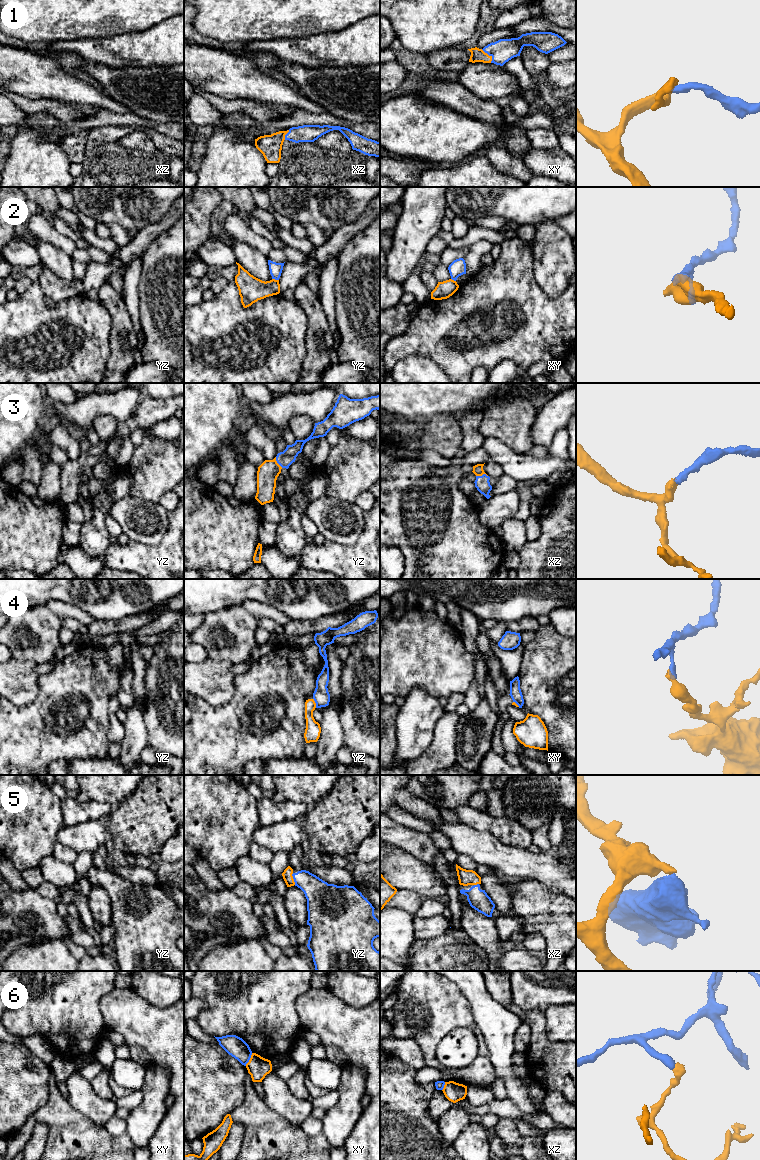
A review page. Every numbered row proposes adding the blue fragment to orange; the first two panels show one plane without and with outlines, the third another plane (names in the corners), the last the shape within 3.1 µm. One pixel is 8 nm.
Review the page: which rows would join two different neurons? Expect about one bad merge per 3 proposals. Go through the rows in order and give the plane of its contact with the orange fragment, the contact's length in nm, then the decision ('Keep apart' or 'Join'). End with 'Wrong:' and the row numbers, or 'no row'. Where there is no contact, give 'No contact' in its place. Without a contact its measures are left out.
1: Touches orange in xy. Shared border 140 nm. Join
2: Touches orange in yz. Shared border 60 nm. Keep apart
3: Touches orange in xz. Shared border 100 nm. Join
4: Touches orange in yz. Shared border 80 nm. Keep apart
5: Touches orange in yz. Shared border 100 nm. Join
6: Touches orange in xy. Shared border 120 nm. Keep apart
Wrong: 2, 4, 6

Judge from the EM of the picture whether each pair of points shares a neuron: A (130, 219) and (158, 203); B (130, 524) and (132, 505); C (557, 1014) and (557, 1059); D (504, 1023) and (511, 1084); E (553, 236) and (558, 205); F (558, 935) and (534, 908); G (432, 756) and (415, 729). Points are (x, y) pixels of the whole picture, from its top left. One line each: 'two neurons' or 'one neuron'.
A: one neuron
B: one neuron
C: two neurons
D: one neuron
E: two neurons
F: one neuron
G: two neurons

